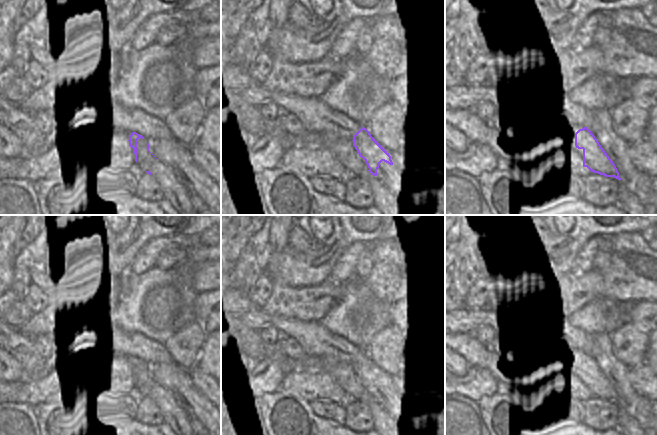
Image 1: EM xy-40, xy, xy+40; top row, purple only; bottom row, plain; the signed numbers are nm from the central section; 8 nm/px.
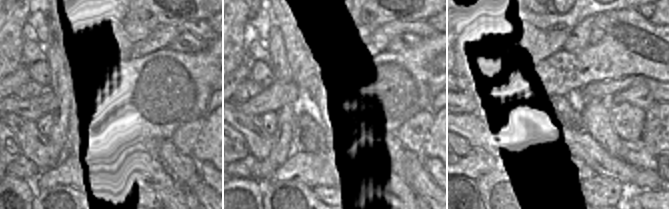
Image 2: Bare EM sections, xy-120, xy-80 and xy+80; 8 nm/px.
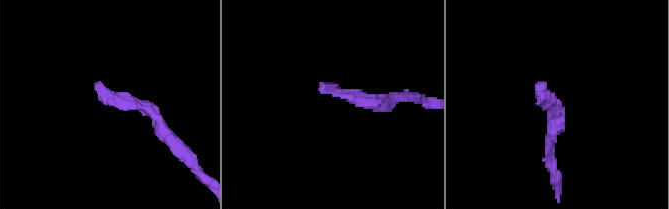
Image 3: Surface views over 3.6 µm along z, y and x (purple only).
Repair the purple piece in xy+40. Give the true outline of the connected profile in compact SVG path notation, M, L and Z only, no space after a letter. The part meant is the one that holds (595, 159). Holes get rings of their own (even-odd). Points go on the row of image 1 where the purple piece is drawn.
M587 127L575 133L575 146L583 150L583 167L594 173L621 180L615 164Z

